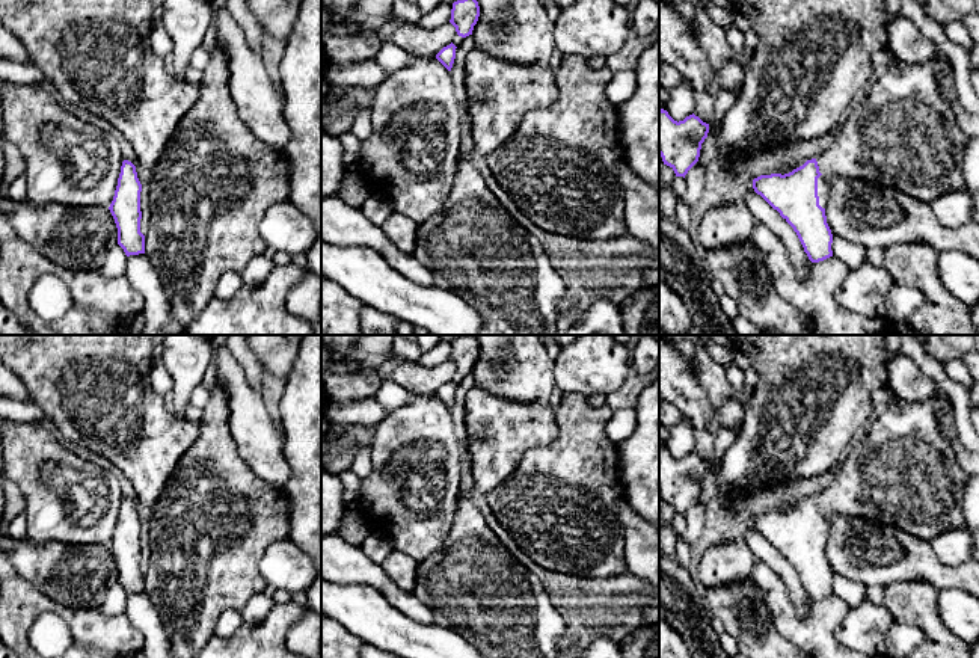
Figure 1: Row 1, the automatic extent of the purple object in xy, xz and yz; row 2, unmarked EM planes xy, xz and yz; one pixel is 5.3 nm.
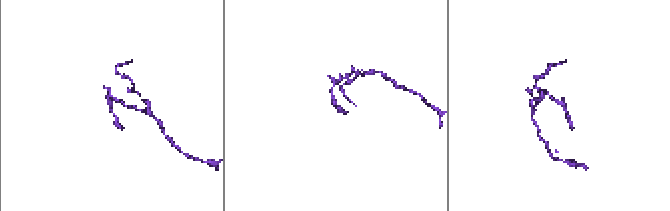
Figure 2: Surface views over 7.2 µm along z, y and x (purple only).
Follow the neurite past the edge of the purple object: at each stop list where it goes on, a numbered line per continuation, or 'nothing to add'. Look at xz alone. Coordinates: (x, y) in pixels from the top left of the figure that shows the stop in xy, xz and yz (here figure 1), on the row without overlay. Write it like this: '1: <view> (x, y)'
nothing to add

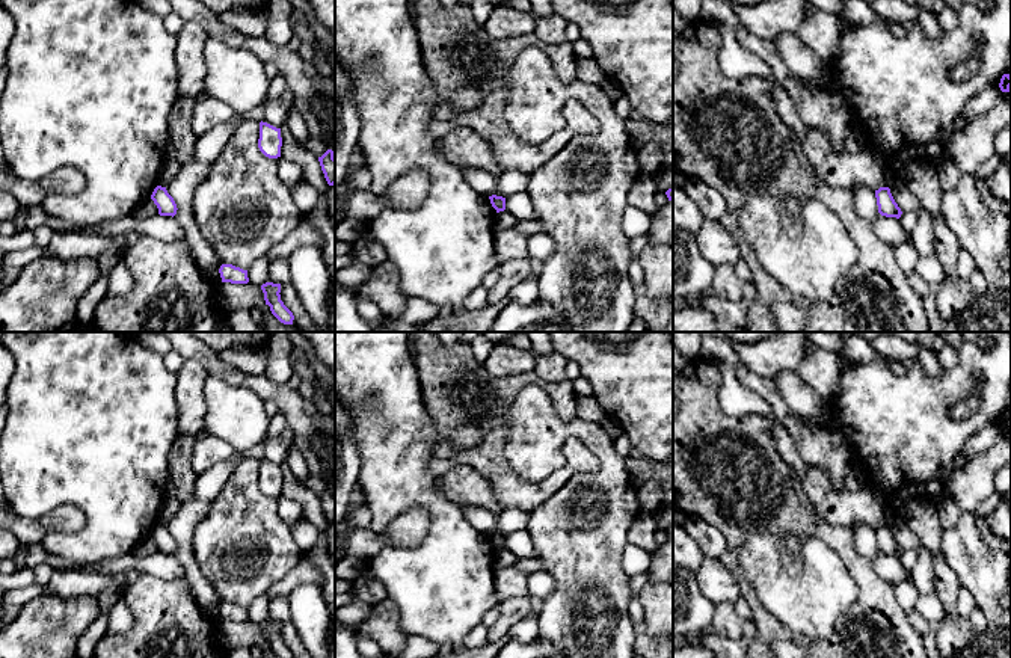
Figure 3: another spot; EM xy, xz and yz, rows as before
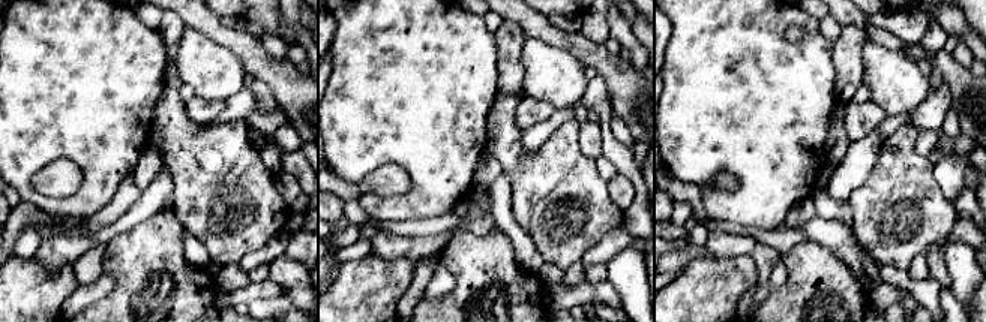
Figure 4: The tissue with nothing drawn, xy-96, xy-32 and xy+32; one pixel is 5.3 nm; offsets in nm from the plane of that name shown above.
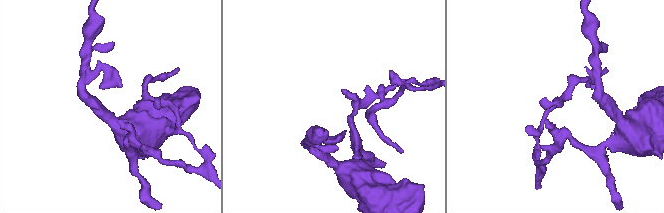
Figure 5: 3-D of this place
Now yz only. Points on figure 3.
nothing to add

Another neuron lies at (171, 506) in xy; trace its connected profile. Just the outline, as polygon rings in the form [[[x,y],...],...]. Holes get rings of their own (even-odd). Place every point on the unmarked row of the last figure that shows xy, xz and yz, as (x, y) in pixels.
[[[167,494],[160,509],[160,524],[167,525],[178,513],[180,507],[181,501]]]

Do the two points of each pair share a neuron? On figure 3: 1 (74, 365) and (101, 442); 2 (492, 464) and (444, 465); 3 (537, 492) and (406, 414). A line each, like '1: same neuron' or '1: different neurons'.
1: same neuron
2: different neurons
3: different neurons

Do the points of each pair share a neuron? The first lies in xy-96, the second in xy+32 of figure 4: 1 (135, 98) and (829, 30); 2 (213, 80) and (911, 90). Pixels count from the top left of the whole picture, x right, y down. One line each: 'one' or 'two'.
1: two
2: one

